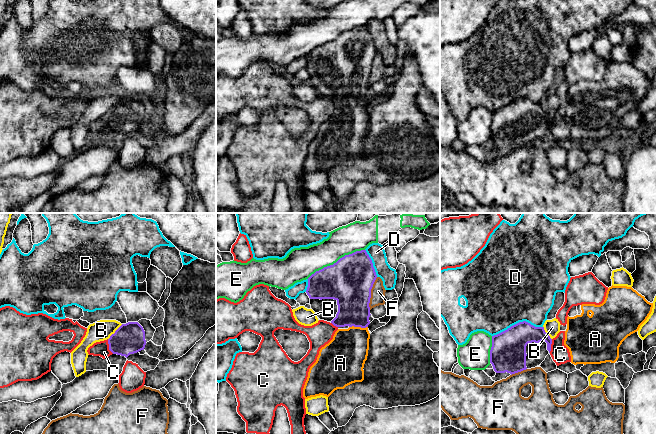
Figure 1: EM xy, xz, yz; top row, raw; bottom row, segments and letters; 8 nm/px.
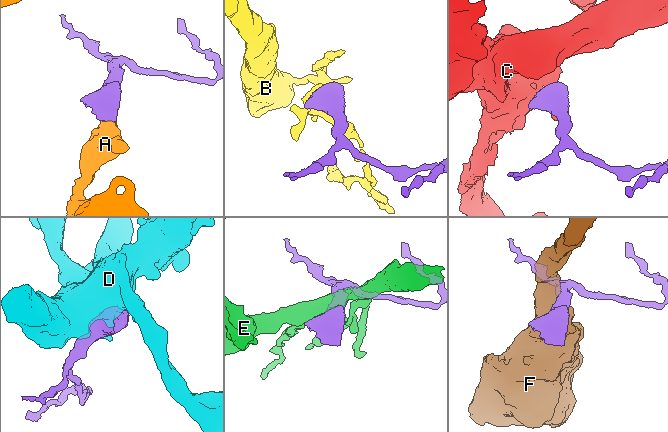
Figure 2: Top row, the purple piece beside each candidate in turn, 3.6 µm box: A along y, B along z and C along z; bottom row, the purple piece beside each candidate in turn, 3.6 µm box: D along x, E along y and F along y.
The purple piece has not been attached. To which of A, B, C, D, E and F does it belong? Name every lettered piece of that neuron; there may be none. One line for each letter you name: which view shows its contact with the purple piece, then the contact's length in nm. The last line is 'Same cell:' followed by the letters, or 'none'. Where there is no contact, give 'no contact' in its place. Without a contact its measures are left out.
A: meets purple in xz; contact 150 nm long
Same cell: A

